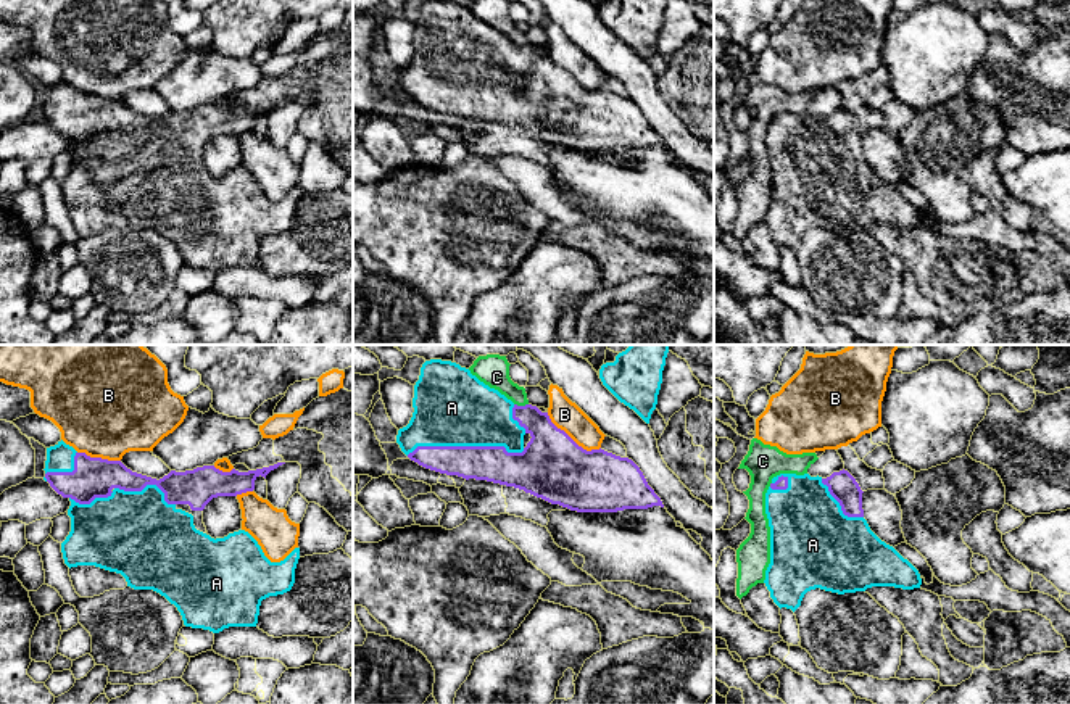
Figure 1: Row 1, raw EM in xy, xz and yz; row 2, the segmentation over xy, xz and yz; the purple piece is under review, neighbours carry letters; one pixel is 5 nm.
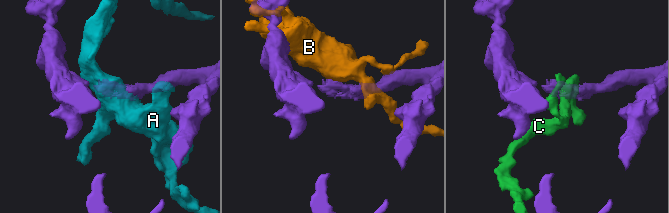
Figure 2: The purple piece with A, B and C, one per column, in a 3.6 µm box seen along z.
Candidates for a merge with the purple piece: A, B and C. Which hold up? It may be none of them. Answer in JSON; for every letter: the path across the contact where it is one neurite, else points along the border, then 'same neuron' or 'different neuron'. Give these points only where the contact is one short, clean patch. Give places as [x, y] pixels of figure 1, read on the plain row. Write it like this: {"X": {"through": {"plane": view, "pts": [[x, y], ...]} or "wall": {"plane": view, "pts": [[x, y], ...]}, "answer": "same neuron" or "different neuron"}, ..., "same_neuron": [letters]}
{"A": {"answer": "same neuron"}, "B": {"answer": "different neuron"}, "C": {"answer": "different neuron"}, "same_neuron": ["A"]}

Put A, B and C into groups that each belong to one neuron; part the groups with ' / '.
A / B / C

